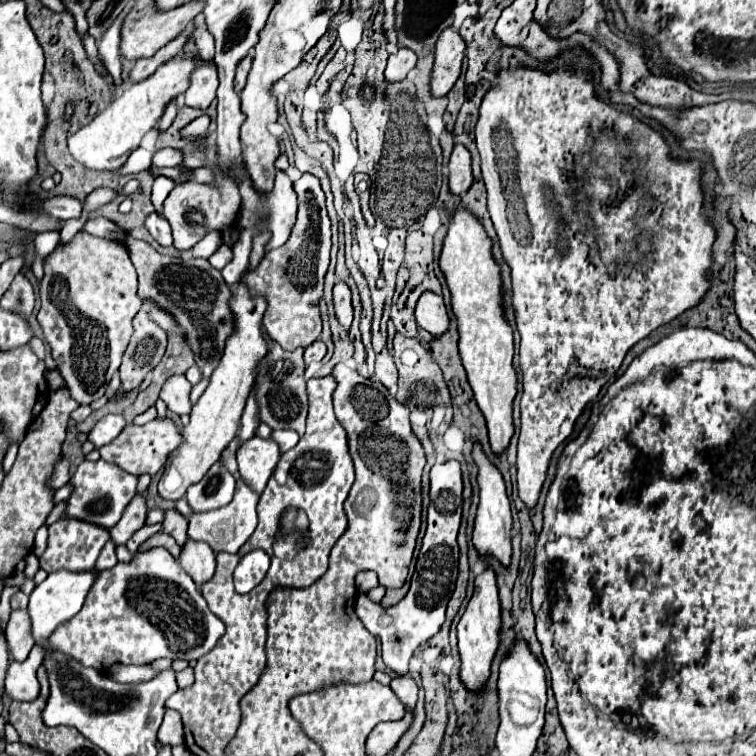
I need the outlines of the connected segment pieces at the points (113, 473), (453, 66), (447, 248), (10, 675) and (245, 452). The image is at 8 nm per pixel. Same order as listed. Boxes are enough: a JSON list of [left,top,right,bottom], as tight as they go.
[[61,459,137,529],[431,27,465,97],[439,207,517,455],[5,644,43,701],[237,437,279,493]]

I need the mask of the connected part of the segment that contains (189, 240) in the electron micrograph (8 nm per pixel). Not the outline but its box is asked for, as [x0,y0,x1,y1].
[159,165,241,251]

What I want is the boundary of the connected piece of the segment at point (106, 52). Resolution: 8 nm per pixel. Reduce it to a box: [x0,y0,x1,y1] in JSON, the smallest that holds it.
[99,9,127,81]

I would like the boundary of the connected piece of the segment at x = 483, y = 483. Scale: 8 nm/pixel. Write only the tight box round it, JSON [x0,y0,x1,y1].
[473,443,513,567]

